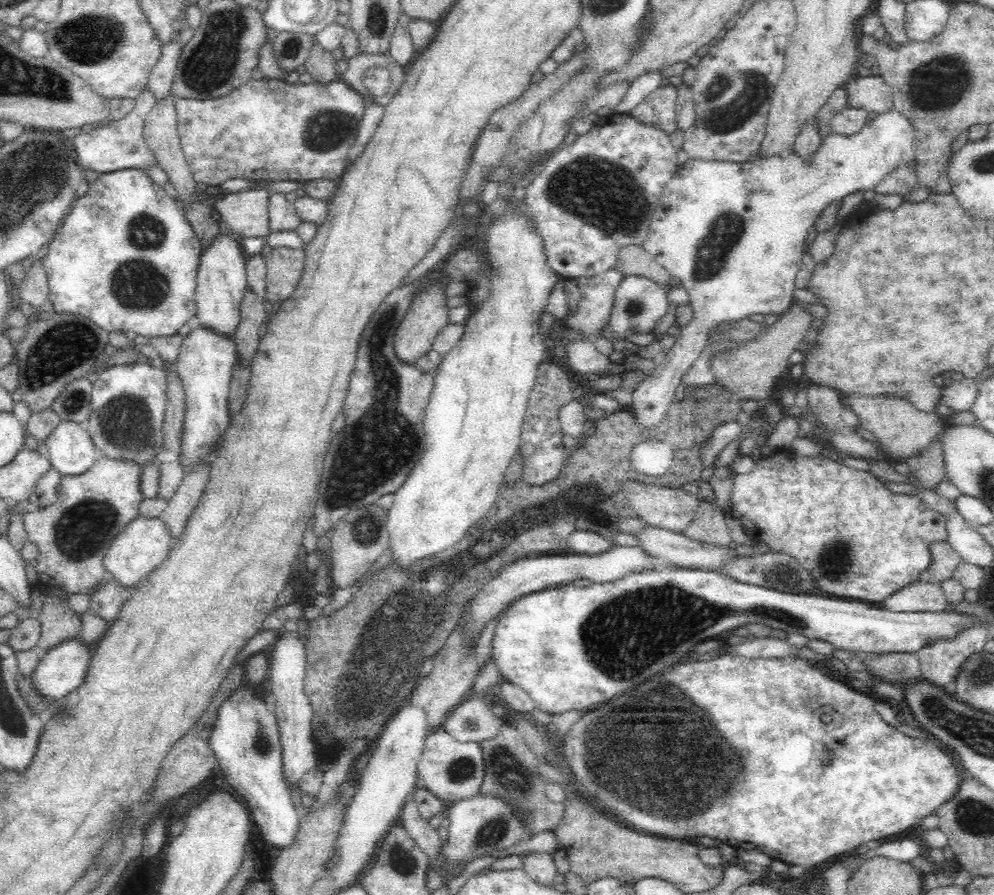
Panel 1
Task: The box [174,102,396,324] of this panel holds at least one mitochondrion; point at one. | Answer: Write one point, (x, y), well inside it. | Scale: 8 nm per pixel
(328, 129)

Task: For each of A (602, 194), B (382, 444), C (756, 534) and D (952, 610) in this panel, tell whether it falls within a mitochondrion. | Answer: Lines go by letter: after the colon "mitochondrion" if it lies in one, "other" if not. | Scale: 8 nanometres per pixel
A: mitochondrion
B: mitochondrion
C: other
D: other

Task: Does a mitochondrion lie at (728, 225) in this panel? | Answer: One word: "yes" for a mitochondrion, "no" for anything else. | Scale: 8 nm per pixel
yes

